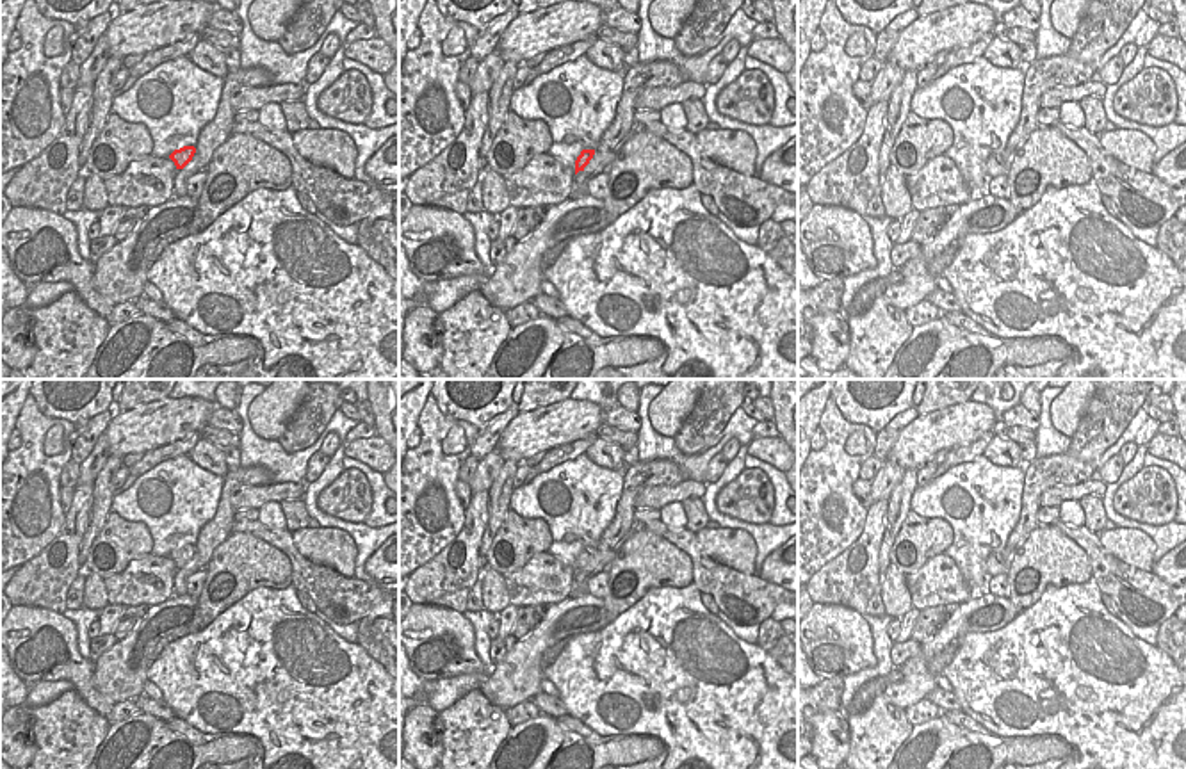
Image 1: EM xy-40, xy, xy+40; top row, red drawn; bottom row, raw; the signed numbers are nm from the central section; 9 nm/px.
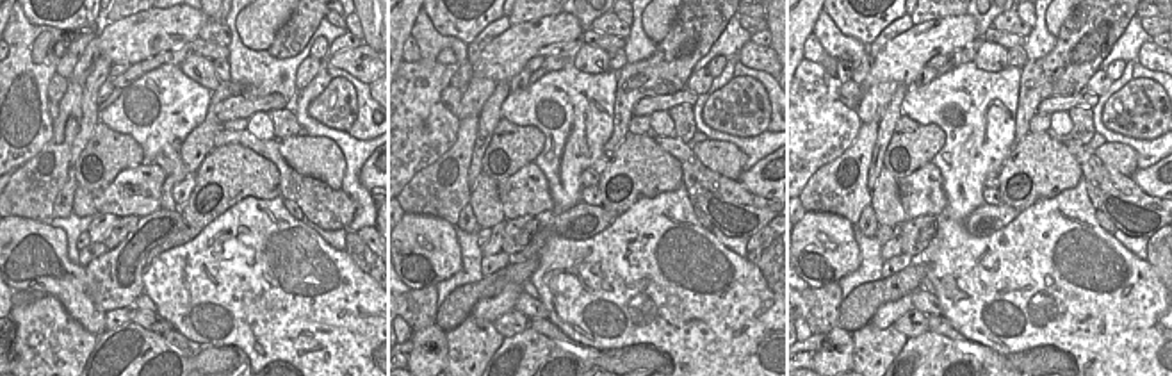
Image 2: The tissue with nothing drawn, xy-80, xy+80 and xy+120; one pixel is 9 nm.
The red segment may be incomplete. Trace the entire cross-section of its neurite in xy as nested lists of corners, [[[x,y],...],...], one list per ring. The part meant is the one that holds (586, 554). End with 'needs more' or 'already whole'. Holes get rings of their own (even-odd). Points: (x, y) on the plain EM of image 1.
[[[582,548],[575,559],[575,589],[582,584],[586,587],[586,580],[600,571],[607,571],[607,563],[602,559],[602,554],[597,548]]] | needs more

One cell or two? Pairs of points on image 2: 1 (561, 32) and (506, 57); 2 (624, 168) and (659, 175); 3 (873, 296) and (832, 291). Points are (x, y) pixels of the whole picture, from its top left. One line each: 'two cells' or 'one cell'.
1: one cell
2: one cell
3: two cells

